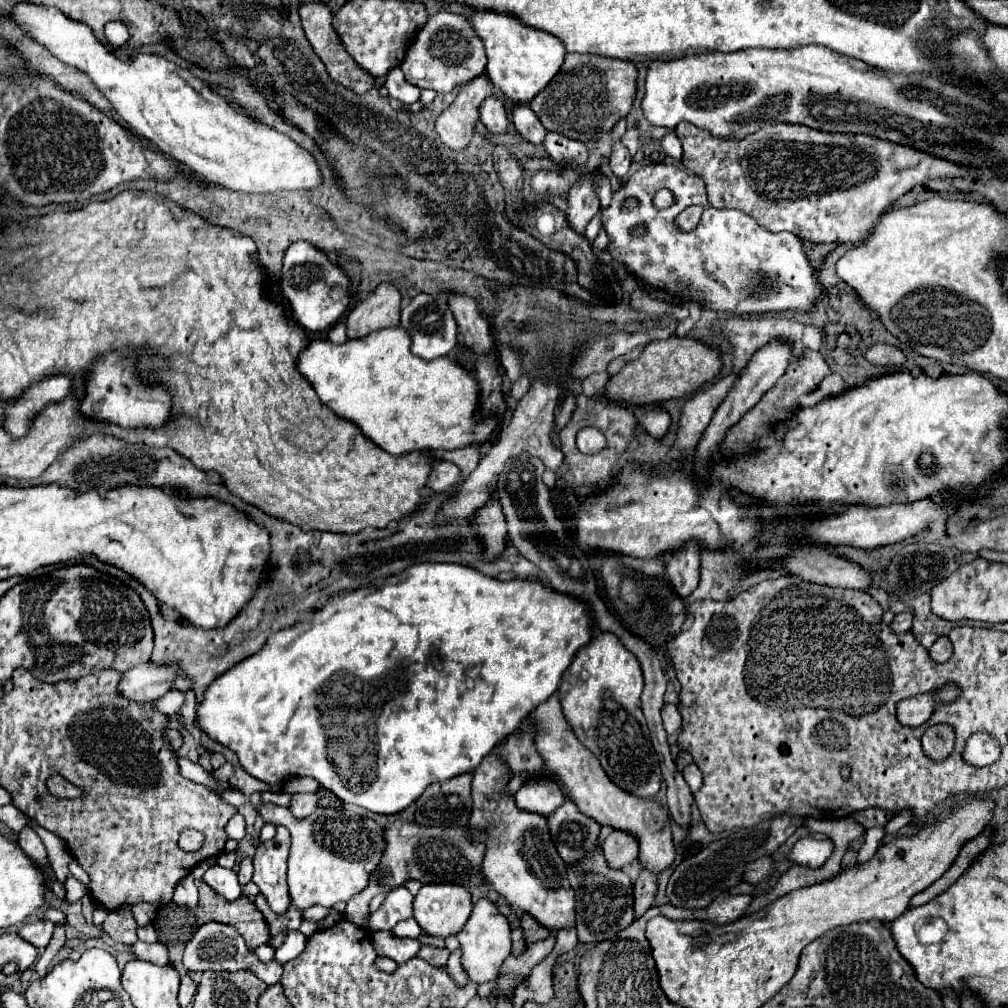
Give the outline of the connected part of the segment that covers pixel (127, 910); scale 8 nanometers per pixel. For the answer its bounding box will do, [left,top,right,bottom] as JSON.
[101,906,137,946]

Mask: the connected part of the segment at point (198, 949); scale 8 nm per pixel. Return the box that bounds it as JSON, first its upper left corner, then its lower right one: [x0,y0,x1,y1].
[183,922,283,984]

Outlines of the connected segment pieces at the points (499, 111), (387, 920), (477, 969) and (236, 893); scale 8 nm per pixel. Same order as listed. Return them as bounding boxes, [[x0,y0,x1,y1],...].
[[479,96,509,136],[371,886,413,932],[457,898,511,984],[203,864,241,902]]

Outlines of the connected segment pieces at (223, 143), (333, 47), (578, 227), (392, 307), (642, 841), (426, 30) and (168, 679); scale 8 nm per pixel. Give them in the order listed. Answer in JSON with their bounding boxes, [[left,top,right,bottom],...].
[[9,2,323,194],[299,2,375,94],[567,170,601,236],[347,284,401,338],[531,692,675,874],[401,12,487,92],[119,662,183,702]]

